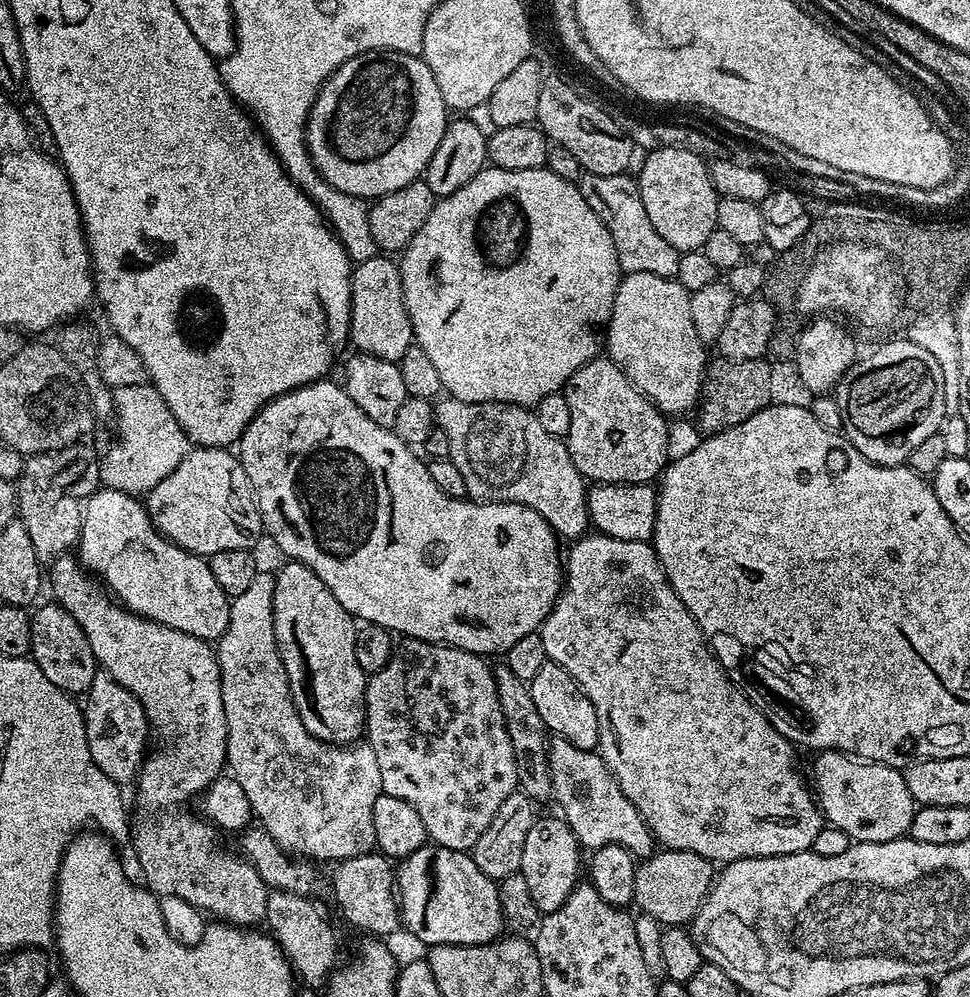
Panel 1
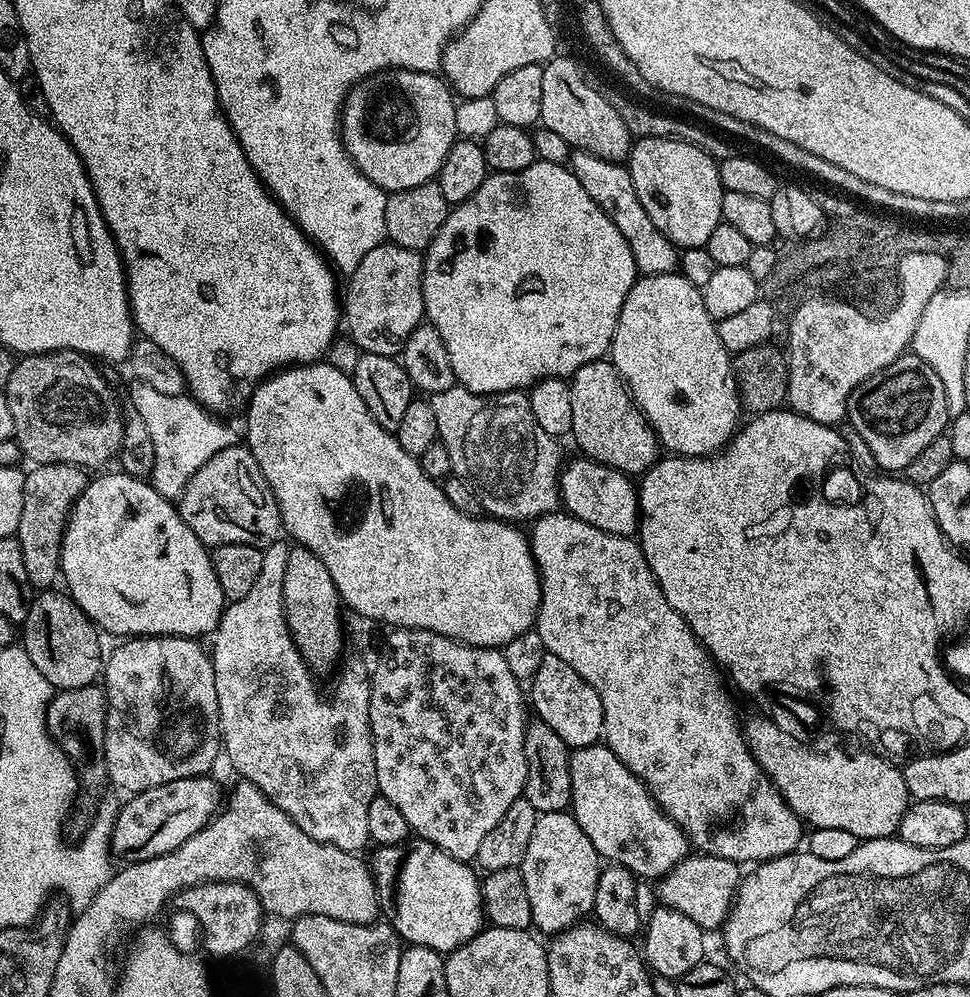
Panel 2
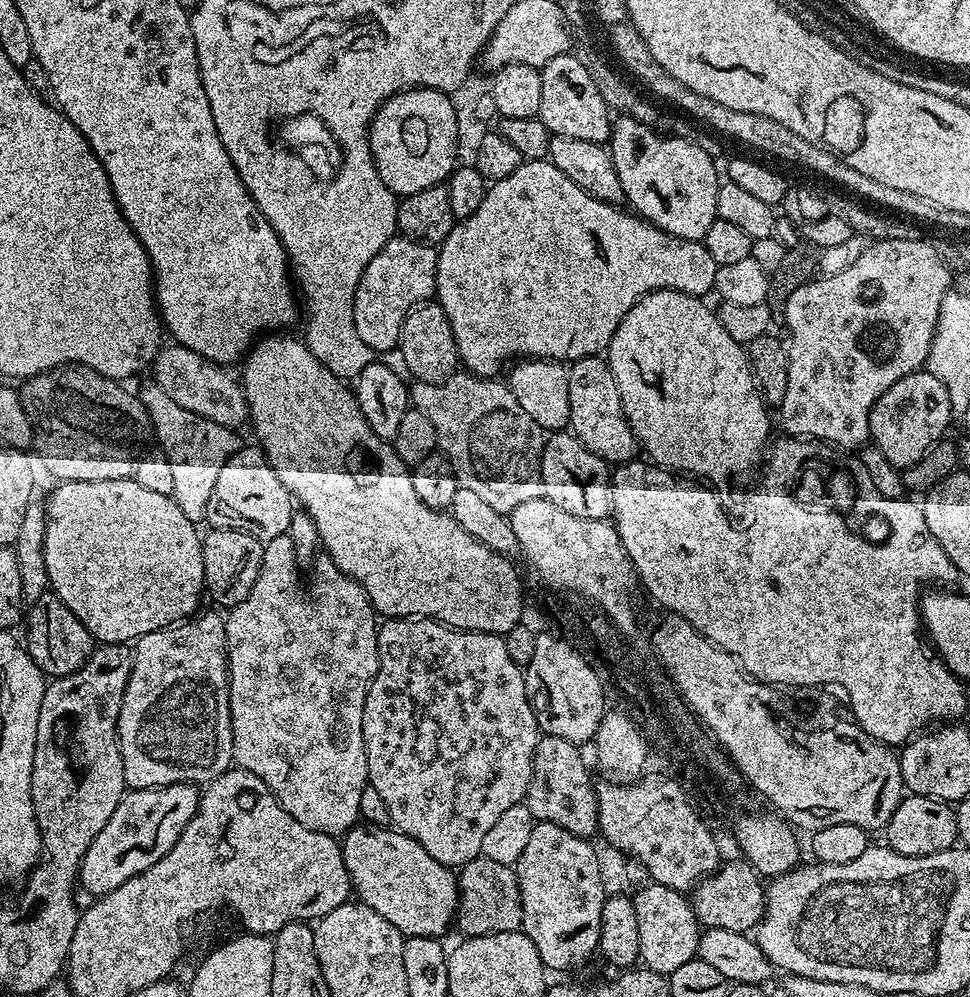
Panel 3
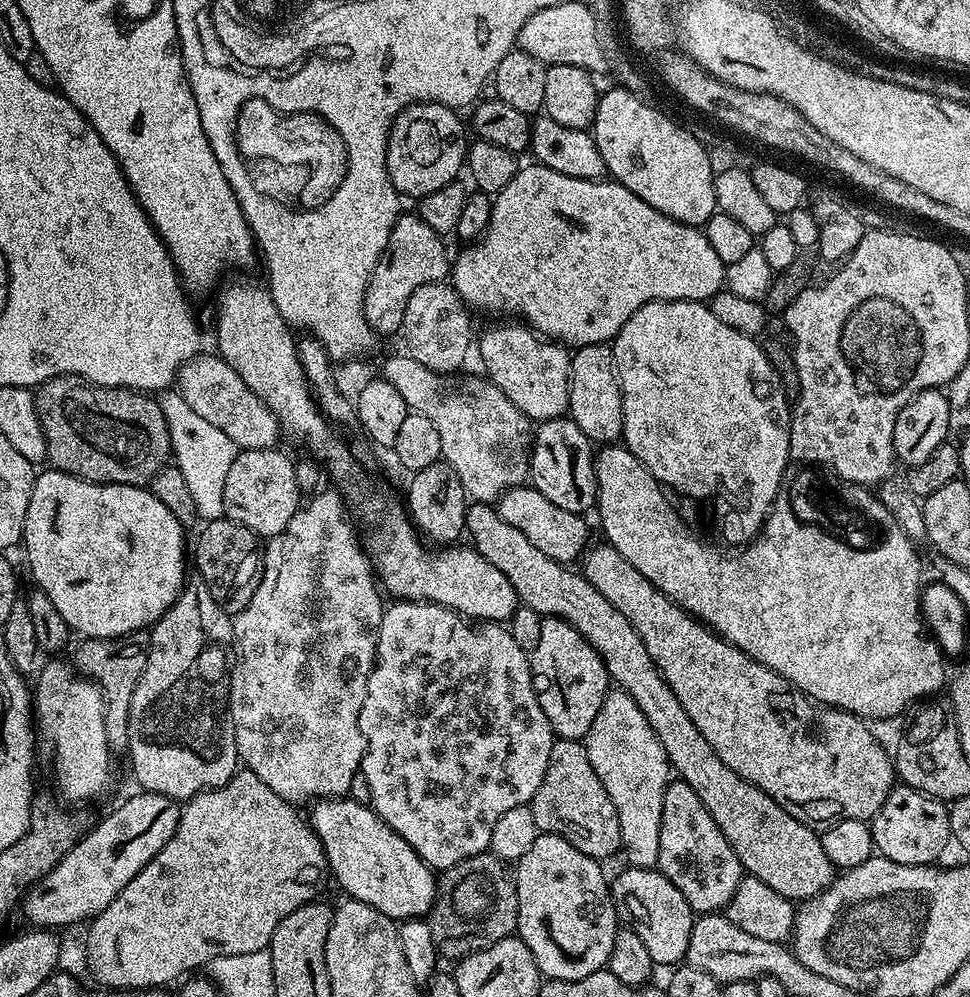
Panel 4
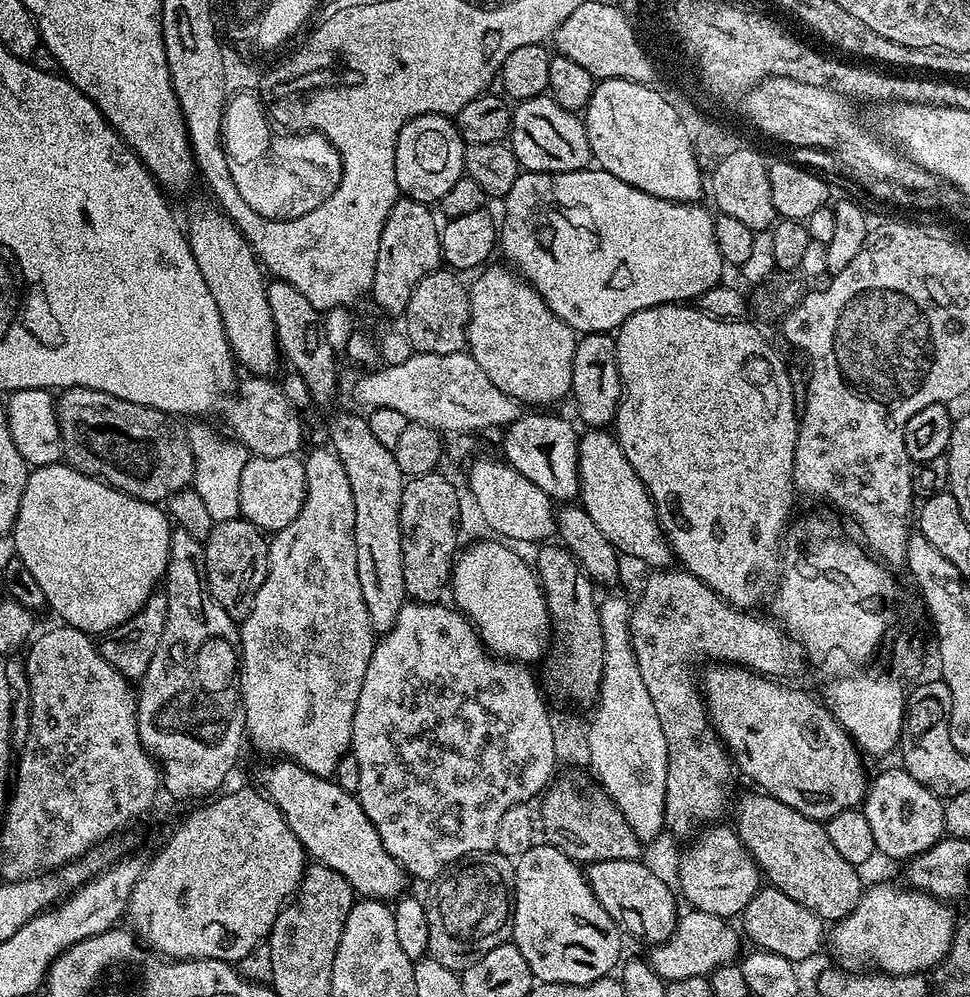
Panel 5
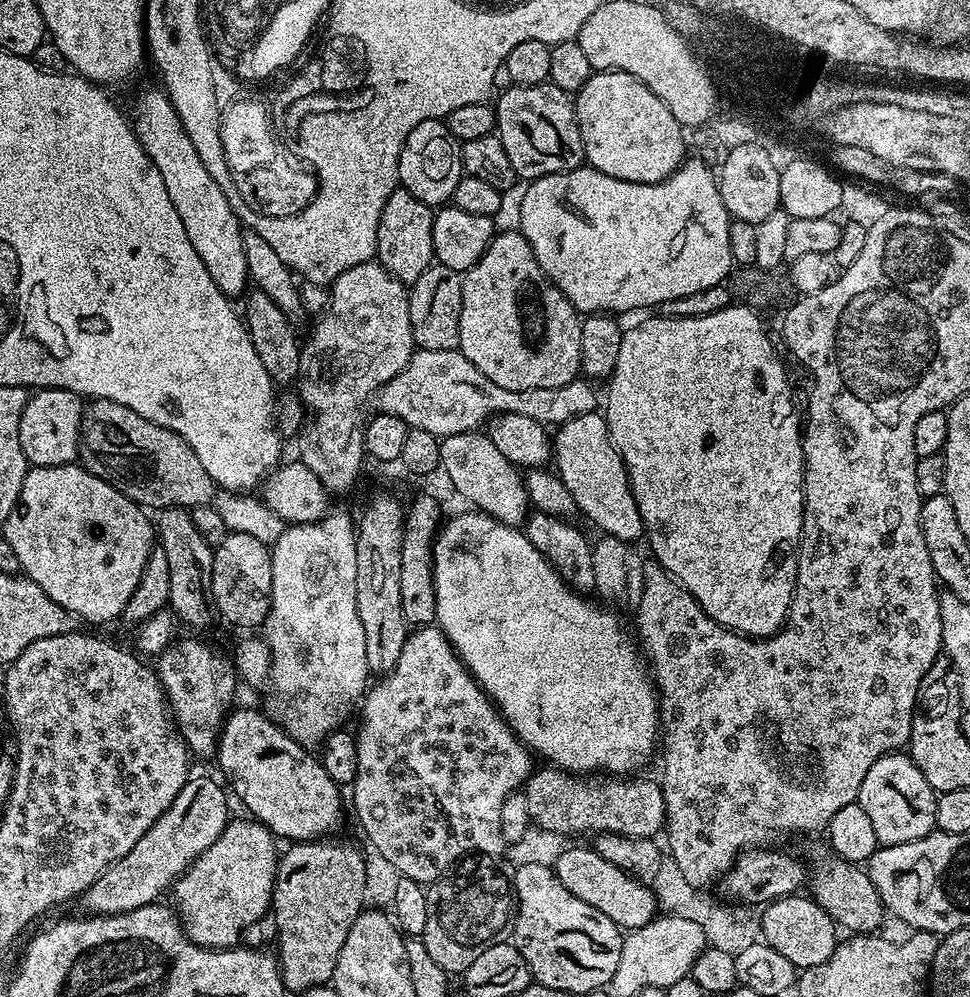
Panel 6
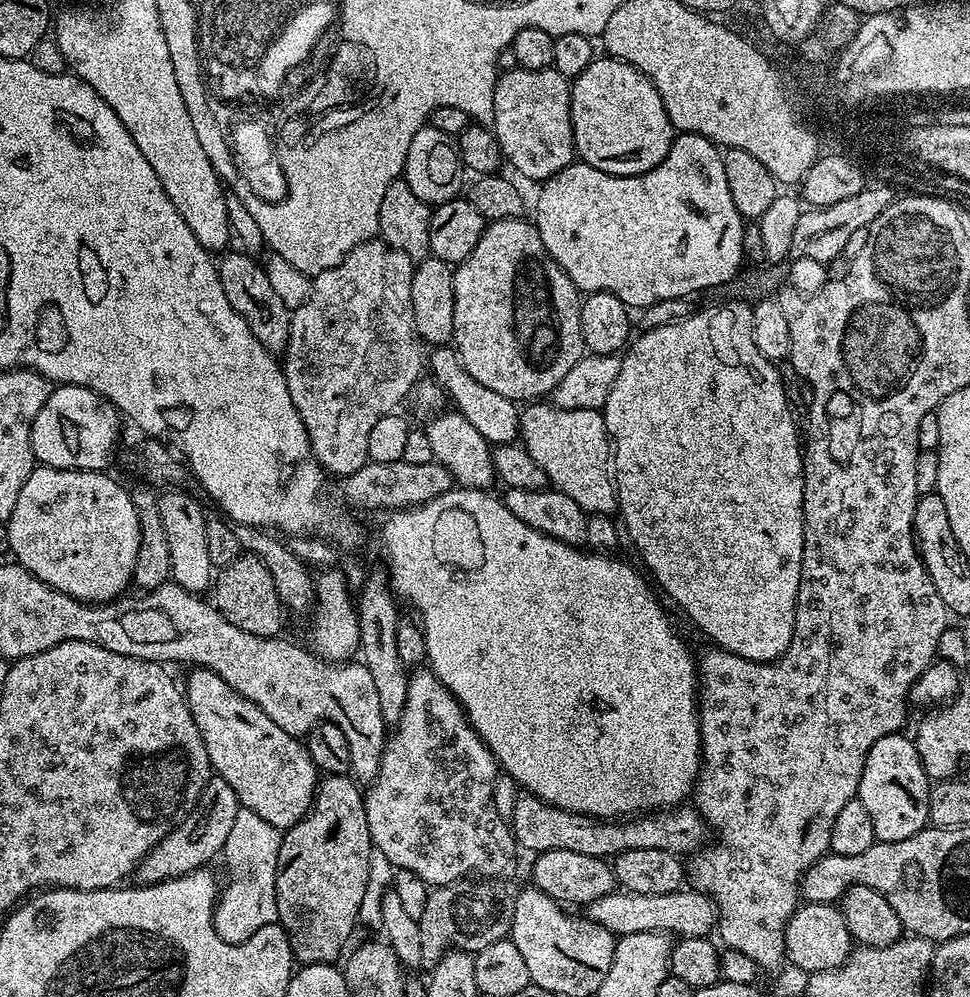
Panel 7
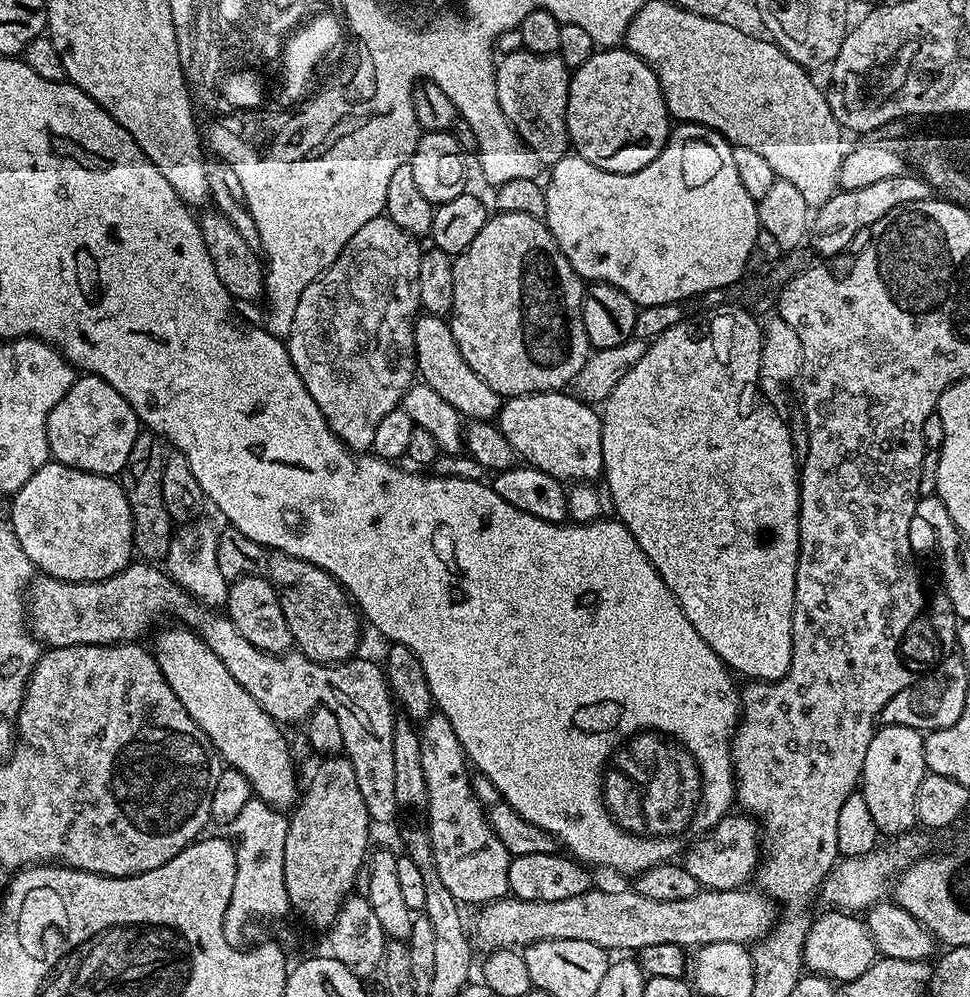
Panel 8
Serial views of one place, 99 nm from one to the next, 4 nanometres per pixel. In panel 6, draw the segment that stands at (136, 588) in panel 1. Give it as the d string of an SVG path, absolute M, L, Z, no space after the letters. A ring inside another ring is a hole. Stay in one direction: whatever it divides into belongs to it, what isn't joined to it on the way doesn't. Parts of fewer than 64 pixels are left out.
M76 462L49 468L29 467L22 494L18 494L14 510L3 517L2 524L2 539L10 542L14 554L18 554L20 572L42 586L58 606L92 624L123 617L126 602L130 602L130 594L134 594L134 586L138 586L154 547L154 524L149 513Z

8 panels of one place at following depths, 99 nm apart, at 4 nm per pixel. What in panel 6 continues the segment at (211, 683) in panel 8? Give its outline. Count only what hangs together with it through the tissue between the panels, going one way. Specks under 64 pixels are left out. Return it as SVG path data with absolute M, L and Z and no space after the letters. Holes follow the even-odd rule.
M238 708L229 711L224 719L215 759L220 760L220 768L225 776L223 779L230 788L232 783L231 791L234 796L236 791L237 798L248 807L247 815L265 824L273 836L284 842L331 837L335 833L332 831L339 826L340 819L344 816L344 808L340 805L341 789L332 781L330 774L326 774L319 759L309 749L302 747L297 740L287 736L279 723L271 719L268 721L262 713L255 712L252 708Z

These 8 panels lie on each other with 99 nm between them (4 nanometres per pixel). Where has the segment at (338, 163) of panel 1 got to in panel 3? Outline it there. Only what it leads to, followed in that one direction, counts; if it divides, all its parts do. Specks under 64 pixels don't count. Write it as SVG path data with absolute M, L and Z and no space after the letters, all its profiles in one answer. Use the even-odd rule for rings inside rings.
M407 88L405 92L395 92L374 114L372 126L368 129L368 141L382 182L386 182L388 189L398 198L418 194L418 190L426 190L435 184L444 184L458 167L458 121L451 95L433 88Z

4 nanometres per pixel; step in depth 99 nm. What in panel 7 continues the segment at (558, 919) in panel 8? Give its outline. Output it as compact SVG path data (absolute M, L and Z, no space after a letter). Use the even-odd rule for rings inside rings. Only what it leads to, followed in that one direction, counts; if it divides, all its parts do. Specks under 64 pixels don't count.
M614 890L611 895L598 898L587 905L587 919L598 926L610 930L619 938L626 934L639 932L662 932L676 938L685 936L708 936L717 927L718 913L709 896L699 890L681 890L670 894L633 894L623 890Z

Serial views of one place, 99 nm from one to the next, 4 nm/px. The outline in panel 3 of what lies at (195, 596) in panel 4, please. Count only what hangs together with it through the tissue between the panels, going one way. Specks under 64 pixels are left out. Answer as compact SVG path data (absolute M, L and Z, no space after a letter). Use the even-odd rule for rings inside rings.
M219 611L204 612L181 622L173 624L170 628L163 628L157 632L151 632L141 636L135 641L132 653L132 669L130 678L126 682L126 690L122 698L122 706L118 714L118 742L122 754L122 770L124 771L124 783L129 789L137 788L165 788L171 784L203 785L213 780L215 776L221 776L233 767L232 759L232 719L230 718L230 698L228 697L228 643L226 642L225 617Z

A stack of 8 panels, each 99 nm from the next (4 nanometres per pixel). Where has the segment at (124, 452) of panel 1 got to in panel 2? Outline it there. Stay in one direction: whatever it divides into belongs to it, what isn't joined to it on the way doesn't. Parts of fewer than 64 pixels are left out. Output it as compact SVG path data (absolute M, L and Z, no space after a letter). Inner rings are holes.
M132 382L128 388L128 396L132 399L131 411L137 412L142 422L146 422L146 430L150 430L150 442L154 446L154 466L150 483L158 490L158 494L162 494L167 500L175 501L179 498L184 493L184 488L190 482L190 478L194 478L194 474L202 470L202 466L206 466L206 462L210 462L214 454L227 448L237 447L238 440L236 440L235 430L230 425L223 424L220 421L223 419L201 408L191 395L167 396L162 394L162 390L154 390L154 386Z

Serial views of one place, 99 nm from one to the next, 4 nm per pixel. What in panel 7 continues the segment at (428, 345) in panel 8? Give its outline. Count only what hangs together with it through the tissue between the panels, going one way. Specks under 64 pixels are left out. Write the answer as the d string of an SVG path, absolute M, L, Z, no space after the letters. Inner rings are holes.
M433 347L426 360L426 368L431 379L443 388L445 397L451 403L452 400L456 403L453 404L455 411L464 415L466 422L470 422L470 426L474 426L474 430L478 430L478 434L486 438L489 446L517 443L520 435L520 412L517 401L502 398L502 394L494 394L494 390L486 390L486 386L474 382L474 378L470 378L468 371L461 366L455 347Z

